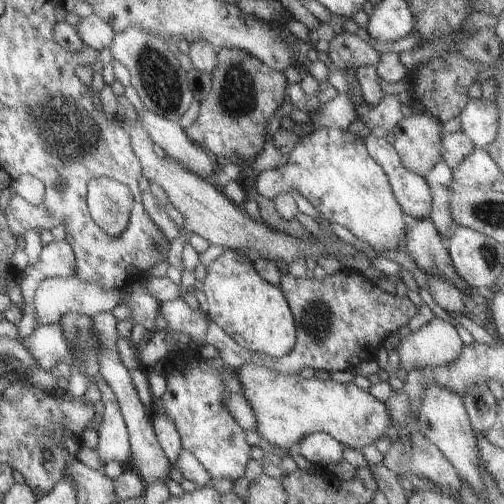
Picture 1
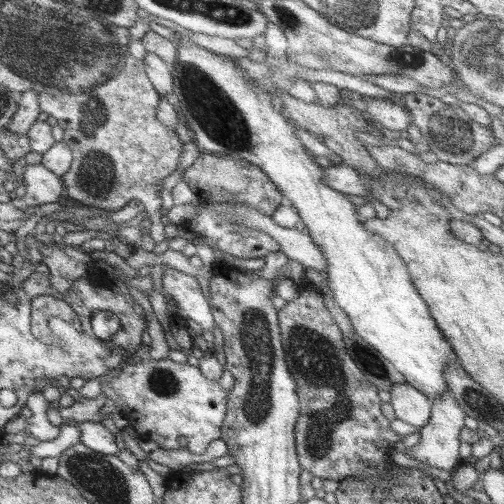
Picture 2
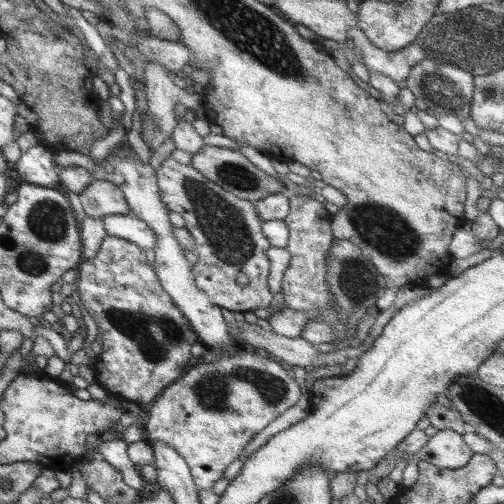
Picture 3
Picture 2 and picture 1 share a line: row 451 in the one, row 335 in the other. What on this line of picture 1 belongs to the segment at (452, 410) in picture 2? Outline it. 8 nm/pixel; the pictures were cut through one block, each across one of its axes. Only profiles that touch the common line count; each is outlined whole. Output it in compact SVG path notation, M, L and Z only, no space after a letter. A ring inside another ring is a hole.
M433 314L433 318L429 318L423 328L419 328L415 334L405 336L397 348L397 356L405 370L409 370L413 364L443 366L455 360L461 348L463 344L457 336L455 324Z

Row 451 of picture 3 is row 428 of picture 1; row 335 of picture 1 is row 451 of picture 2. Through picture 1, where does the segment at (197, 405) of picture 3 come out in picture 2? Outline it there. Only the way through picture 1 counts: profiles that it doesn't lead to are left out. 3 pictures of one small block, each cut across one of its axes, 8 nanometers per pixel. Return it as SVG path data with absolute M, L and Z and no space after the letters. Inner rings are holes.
M143 358L137 364L123 364L117 376L99 384L99 392L107 404L117 408L115 418L119 422L129 424L137 434L149 436L161 450L183 450L199 456L221 436L227 392L205 380L195 366L175 364L169 358Z

